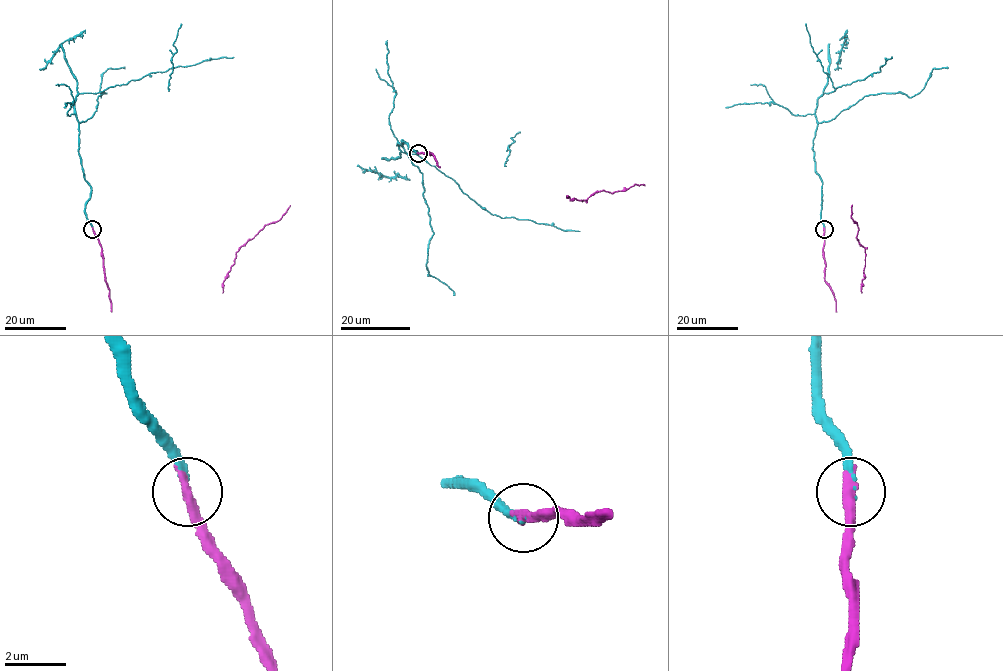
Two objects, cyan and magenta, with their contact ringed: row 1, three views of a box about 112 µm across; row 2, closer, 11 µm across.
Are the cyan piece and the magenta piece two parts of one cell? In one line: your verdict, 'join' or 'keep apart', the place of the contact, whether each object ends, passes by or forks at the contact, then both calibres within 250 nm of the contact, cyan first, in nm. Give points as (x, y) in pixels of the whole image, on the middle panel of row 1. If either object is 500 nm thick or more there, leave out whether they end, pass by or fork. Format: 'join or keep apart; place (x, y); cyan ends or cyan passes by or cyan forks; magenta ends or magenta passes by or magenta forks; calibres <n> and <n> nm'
join; place (418, 153); cyan ends; magenta ends; calibres 170 and 400 nm

